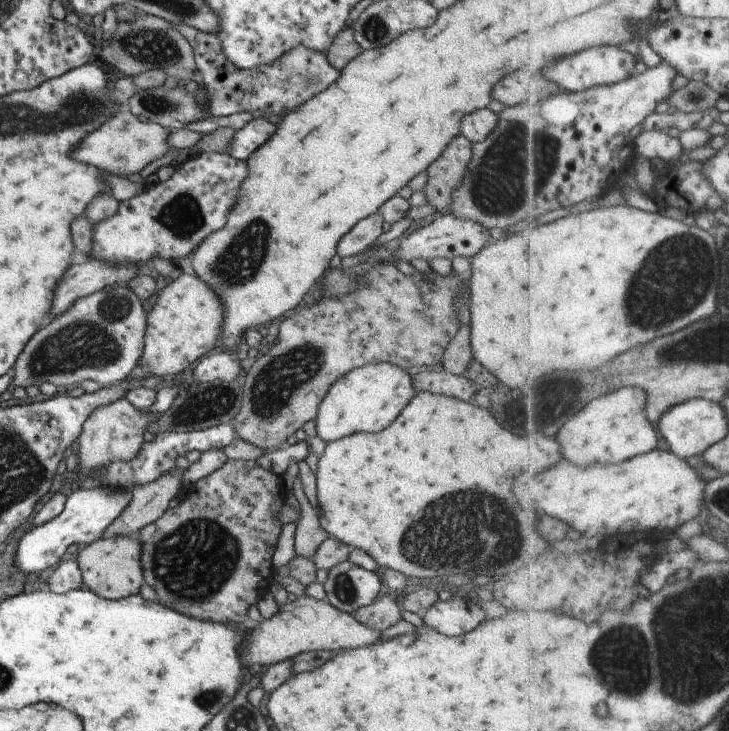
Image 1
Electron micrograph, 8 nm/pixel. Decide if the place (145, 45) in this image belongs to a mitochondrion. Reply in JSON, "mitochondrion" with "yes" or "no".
{"mitochondrion":"yes"}

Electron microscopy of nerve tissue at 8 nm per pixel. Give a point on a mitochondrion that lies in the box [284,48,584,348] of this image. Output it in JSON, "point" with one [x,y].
{"point":[520,162]}

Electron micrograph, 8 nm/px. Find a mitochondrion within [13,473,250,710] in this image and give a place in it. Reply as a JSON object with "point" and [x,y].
{"point":[193,562]}

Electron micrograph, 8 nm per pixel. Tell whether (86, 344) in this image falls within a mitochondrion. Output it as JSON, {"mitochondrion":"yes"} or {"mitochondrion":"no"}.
{"mitochondrion":"yes"}

